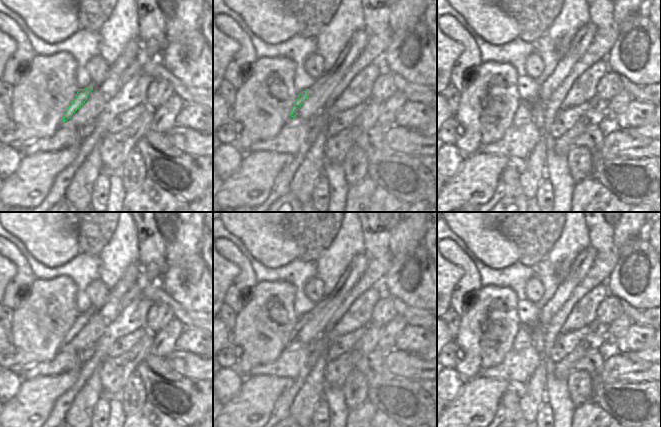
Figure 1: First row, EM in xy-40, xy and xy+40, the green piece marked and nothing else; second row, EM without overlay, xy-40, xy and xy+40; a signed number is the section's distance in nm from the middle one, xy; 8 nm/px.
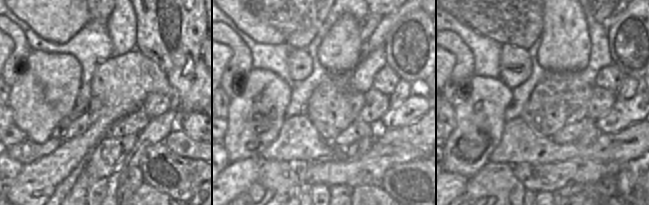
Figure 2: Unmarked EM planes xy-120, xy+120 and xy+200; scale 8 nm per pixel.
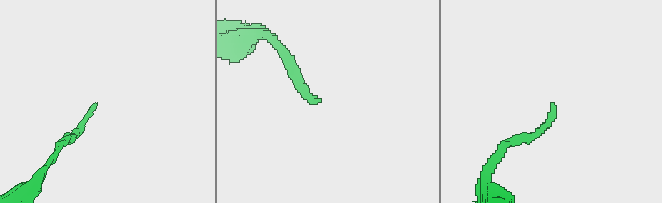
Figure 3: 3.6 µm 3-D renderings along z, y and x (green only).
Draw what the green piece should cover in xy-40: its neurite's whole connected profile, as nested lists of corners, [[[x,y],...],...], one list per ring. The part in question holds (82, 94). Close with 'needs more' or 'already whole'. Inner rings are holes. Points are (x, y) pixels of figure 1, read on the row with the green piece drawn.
[[[139,39],[130,41],[111,65],[107,78],[100,85],[91,83],[88,87],[78,90],[63,116],[61,127],[80,129],[92,122],[103,111],[117,93],[121,74],[133,63],[140,46]]] | needs more

